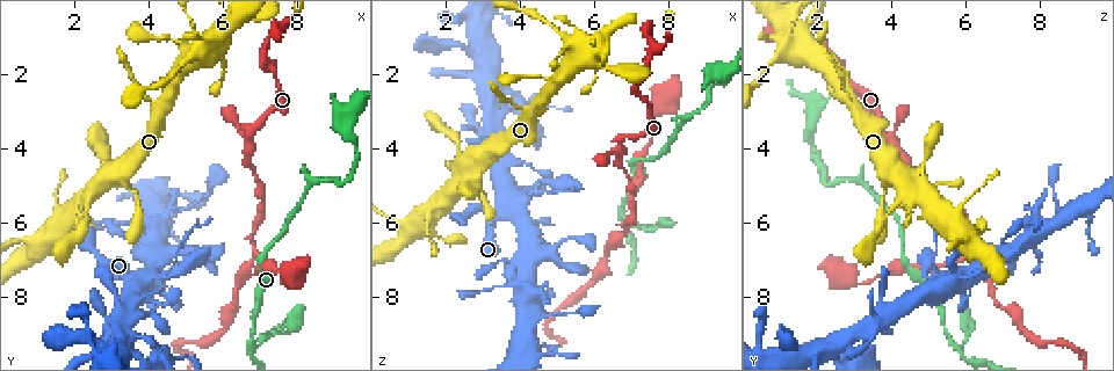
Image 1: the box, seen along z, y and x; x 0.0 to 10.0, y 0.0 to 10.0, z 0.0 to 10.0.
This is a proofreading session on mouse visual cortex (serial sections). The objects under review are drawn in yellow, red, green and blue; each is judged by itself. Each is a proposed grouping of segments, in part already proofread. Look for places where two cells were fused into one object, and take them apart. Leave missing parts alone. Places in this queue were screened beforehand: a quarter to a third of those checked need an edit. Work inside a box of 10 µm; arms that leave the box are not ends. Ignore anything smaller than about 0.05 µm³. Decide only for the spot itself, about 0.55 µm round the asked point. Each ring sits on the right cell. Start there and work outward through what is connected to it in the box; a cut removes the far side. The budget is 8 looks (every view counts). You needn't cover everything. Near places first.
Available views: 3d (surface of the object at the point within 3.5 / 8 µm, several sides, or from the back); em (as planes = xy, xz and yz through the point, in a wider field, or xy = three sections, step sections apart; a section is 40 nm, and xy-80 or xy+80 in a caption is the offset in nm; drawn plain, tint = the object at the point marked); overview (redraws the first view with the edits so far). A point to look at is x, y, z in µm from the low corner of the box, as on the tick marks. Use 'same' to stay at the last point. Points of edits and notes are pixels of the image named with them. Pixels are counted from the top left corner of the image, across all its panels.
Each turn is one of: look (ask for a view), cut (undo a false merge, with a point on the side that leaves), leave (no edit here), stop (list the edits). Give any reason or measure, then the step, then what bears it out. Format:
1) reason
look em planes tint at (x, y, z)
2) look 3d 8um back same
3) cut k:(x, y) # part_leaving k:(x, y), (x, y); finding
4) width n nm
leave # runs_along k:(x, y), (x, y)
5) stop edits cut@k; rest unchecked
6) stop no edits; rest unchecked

thin neck
look 3d 3.5um at (5.10, 6.75, 6.60)

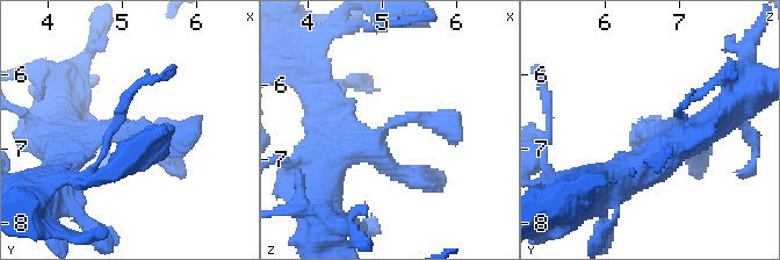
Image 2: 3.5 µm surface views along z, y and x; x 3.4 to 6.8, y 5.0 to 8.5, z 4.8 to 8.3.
look em xy step 5 tint at (5.15, 6.75, 6.55)

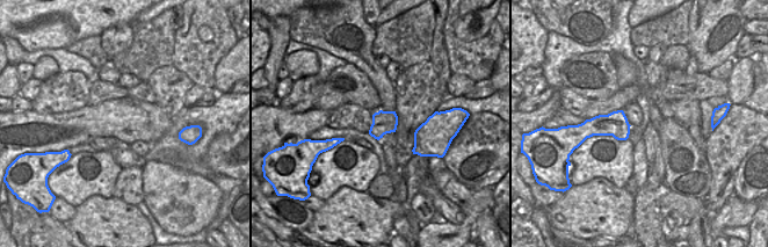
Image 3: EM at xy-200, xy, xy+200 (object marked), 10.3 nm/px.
look em xy step 2 tint same

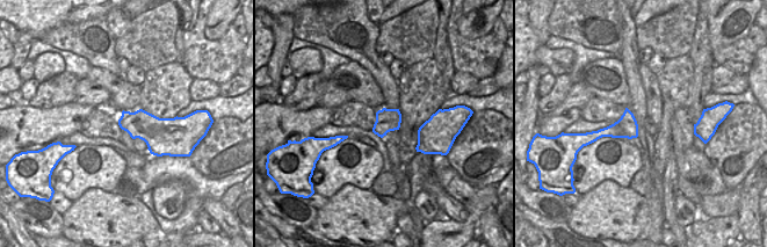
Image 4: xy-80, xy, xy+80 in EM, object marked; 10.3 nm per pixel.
leave # runs_along 2:(63, 151), (199, 118); one cell here

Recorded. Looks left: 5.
abrupt turn
look em xy step 5 tint at (6.65, 3.75, 4.00)

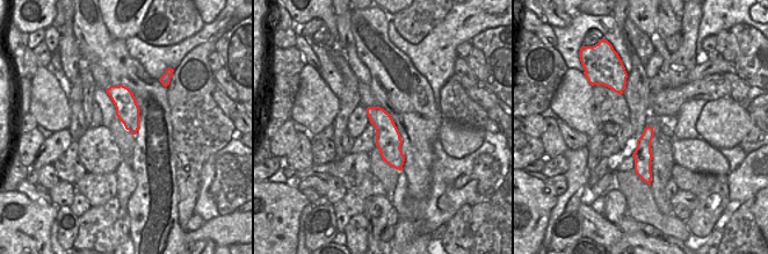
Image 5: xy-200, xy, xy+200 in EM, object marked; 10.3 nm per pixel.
look 3d 3.5um back same

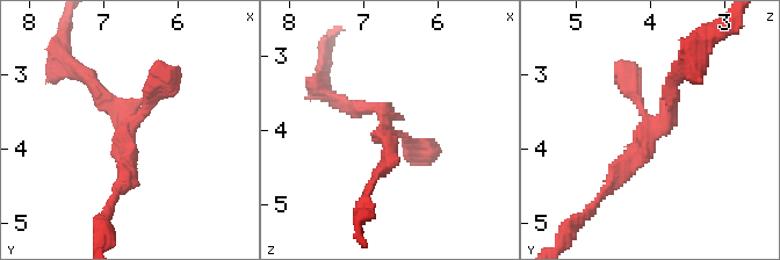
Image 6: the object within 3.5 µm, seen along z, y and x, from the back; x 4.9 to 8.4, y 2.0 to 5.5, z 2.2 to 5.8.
leave # runs_along 5:(370, 109), (383, 122), (399, 166); all the same cell

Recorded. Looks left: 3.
sudden change in width
look 3d 3.5um at (4.80, 7.40, 4.85)

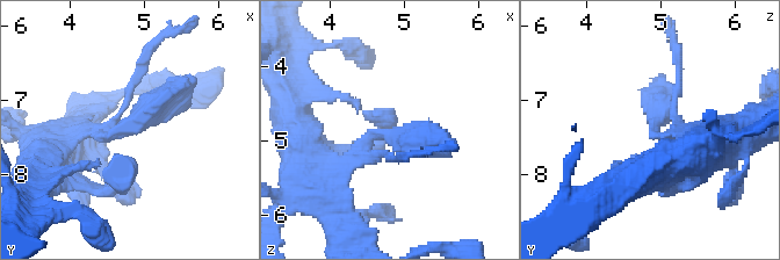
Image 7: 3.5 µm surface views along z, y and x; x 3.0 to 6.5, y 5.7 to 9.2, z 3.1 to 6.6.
need the tissue
look em xy step 3 tint at (4.75, 7.35, 4.85)

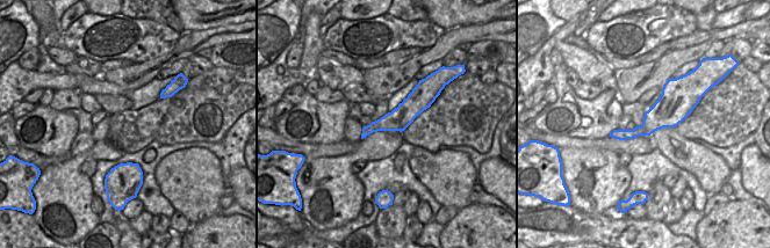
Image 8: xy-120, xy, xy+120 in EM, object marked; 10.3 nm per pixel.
leave # runs_along 8:(430, 96), (365, 132); continuous, no second cell

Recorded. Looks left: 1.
stop no edits; rest unchecked

